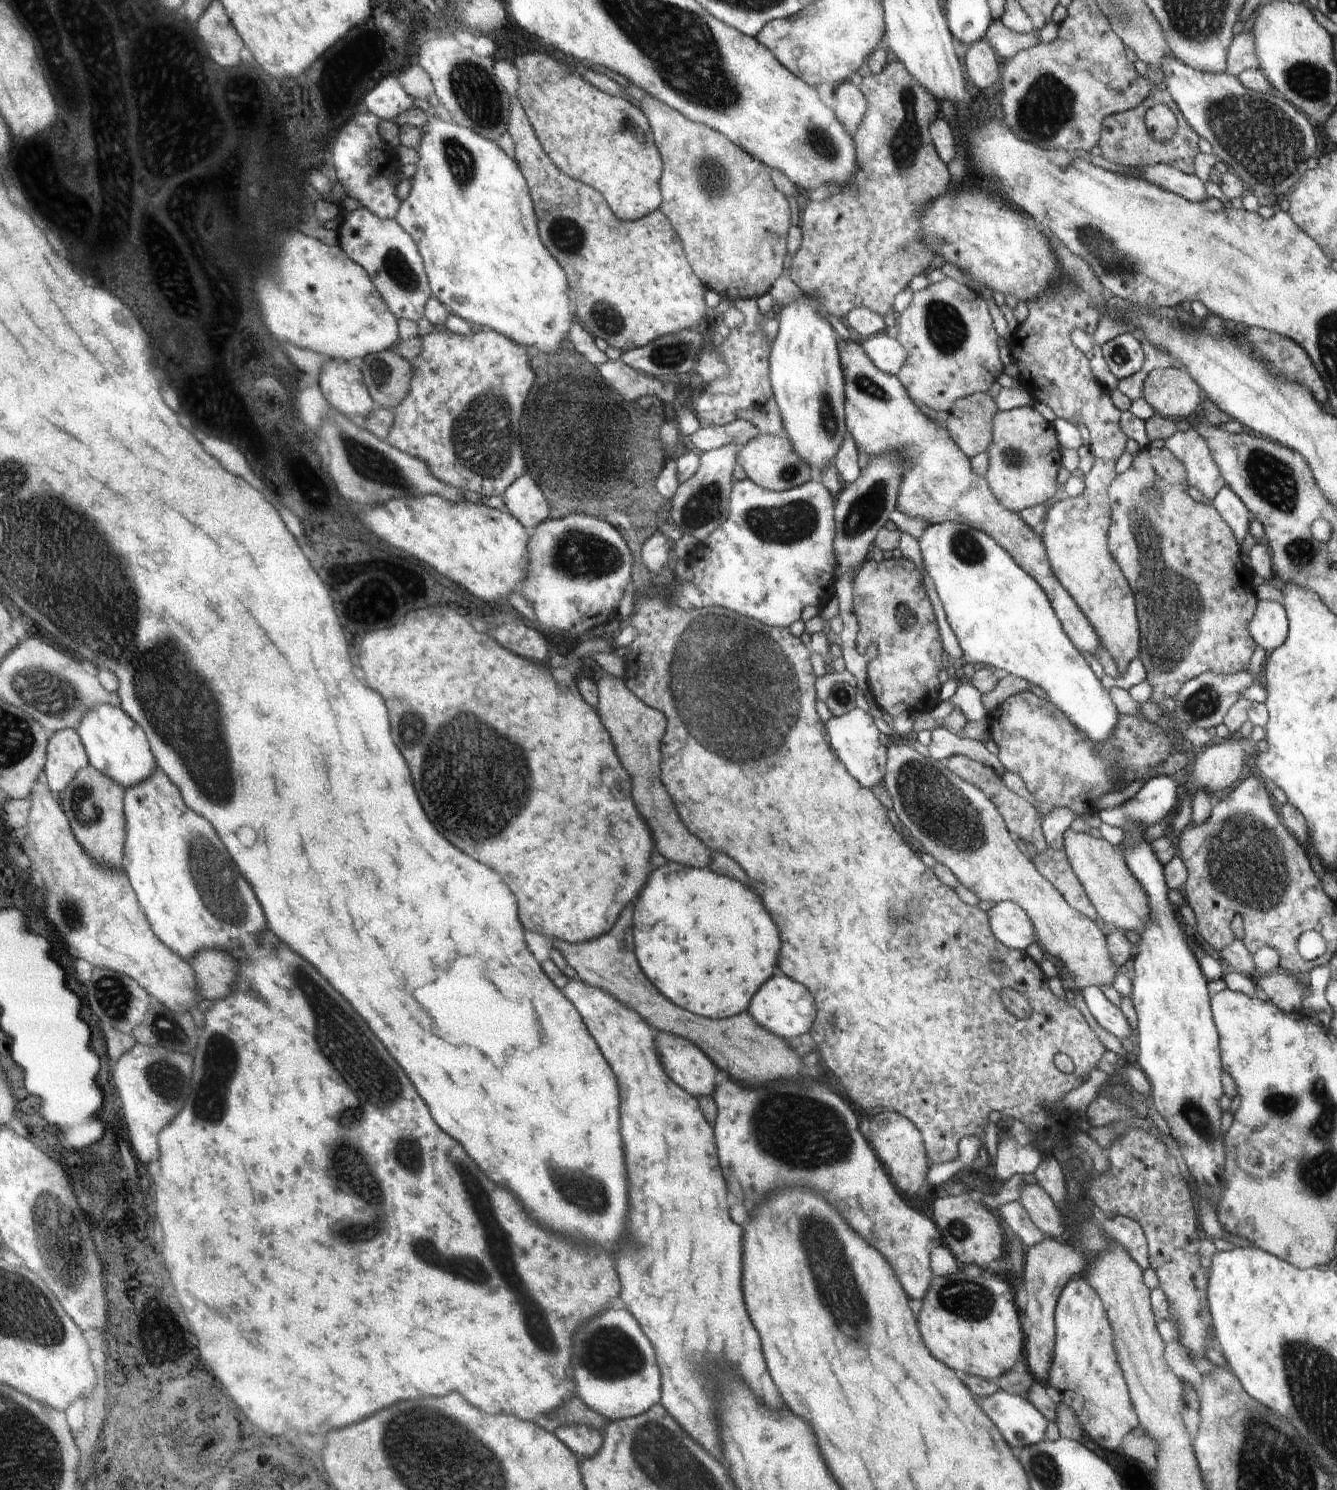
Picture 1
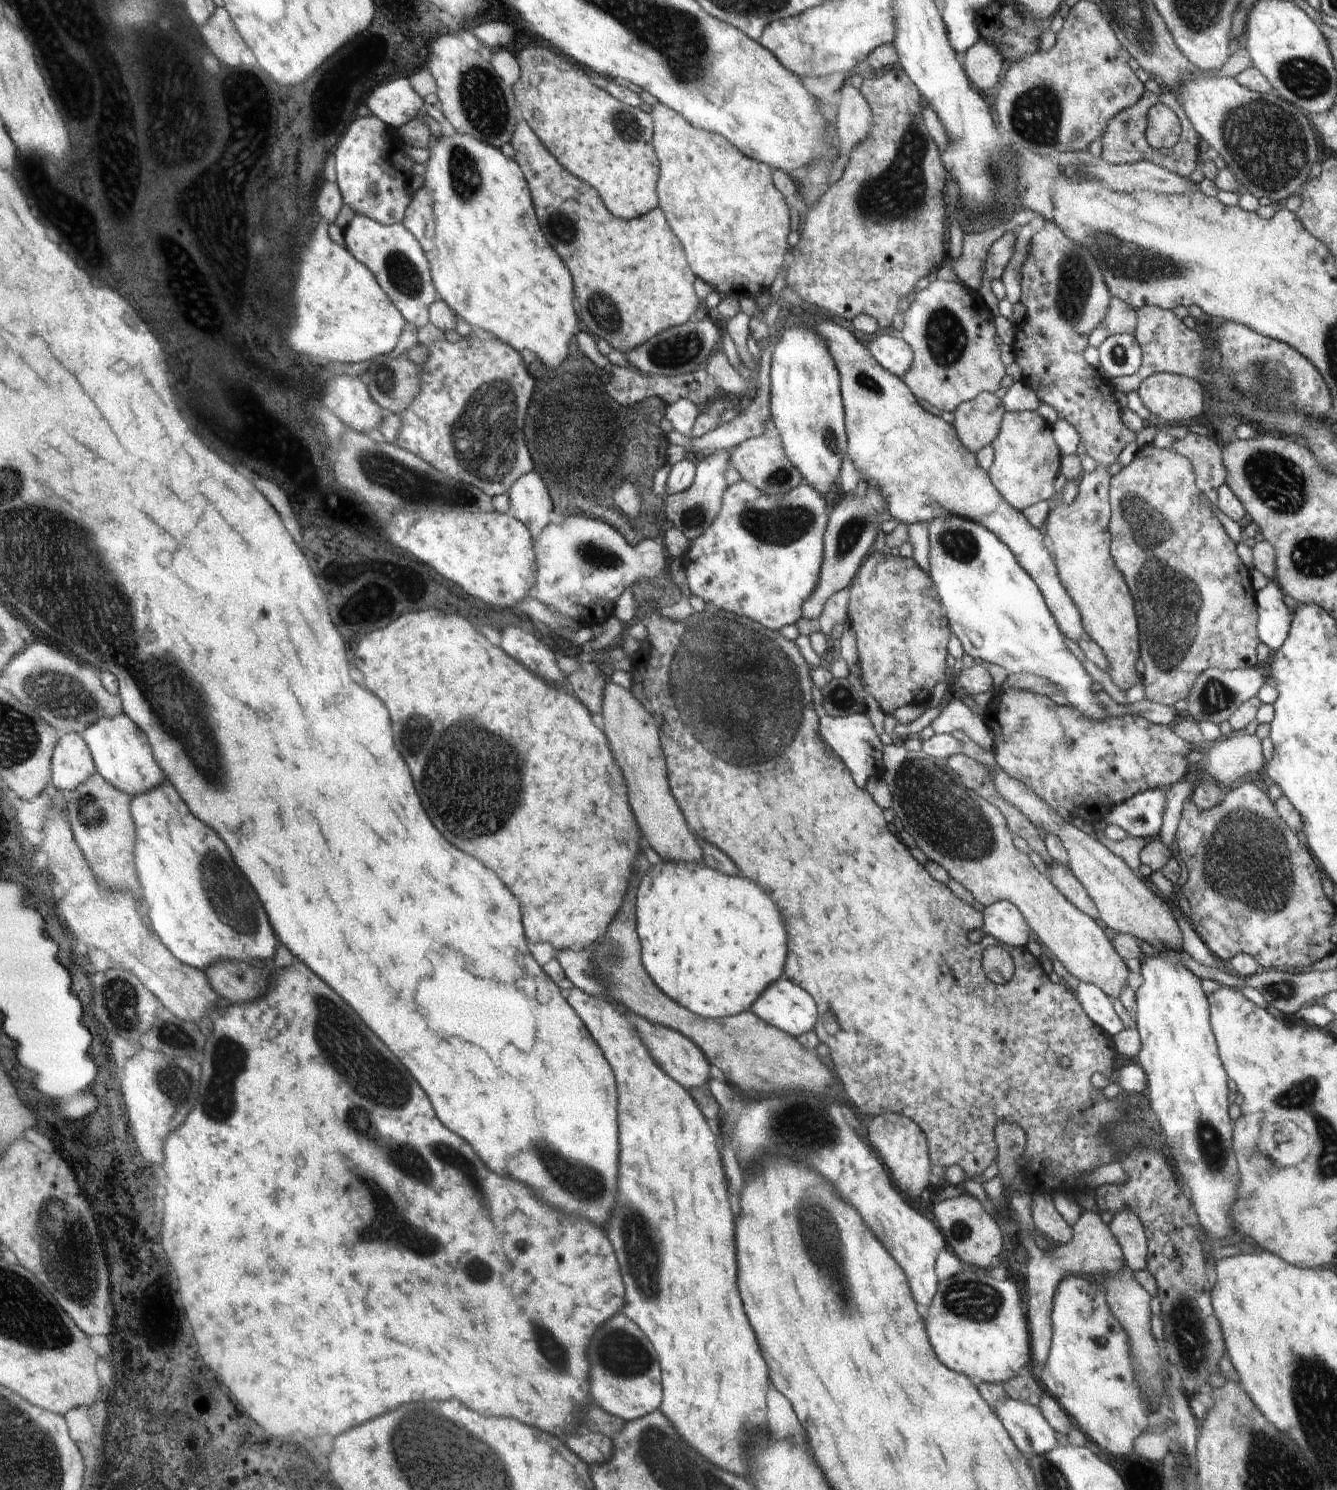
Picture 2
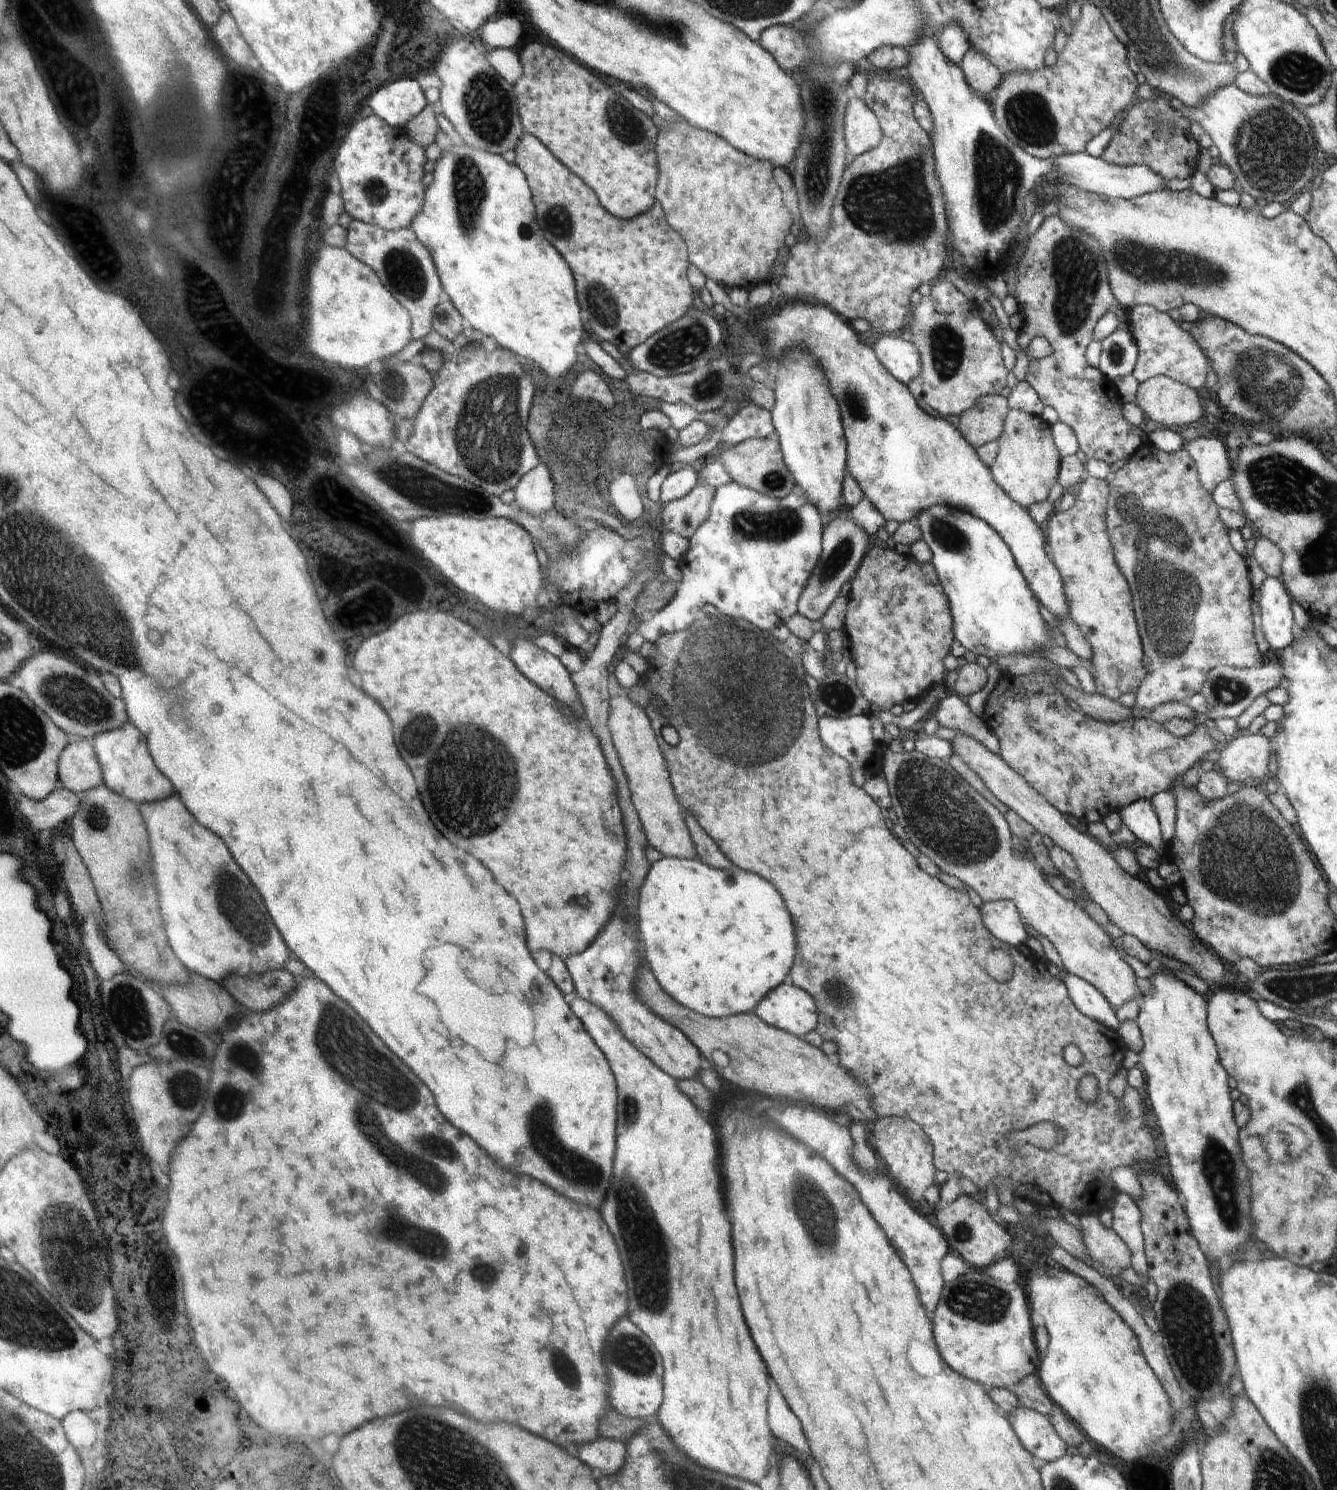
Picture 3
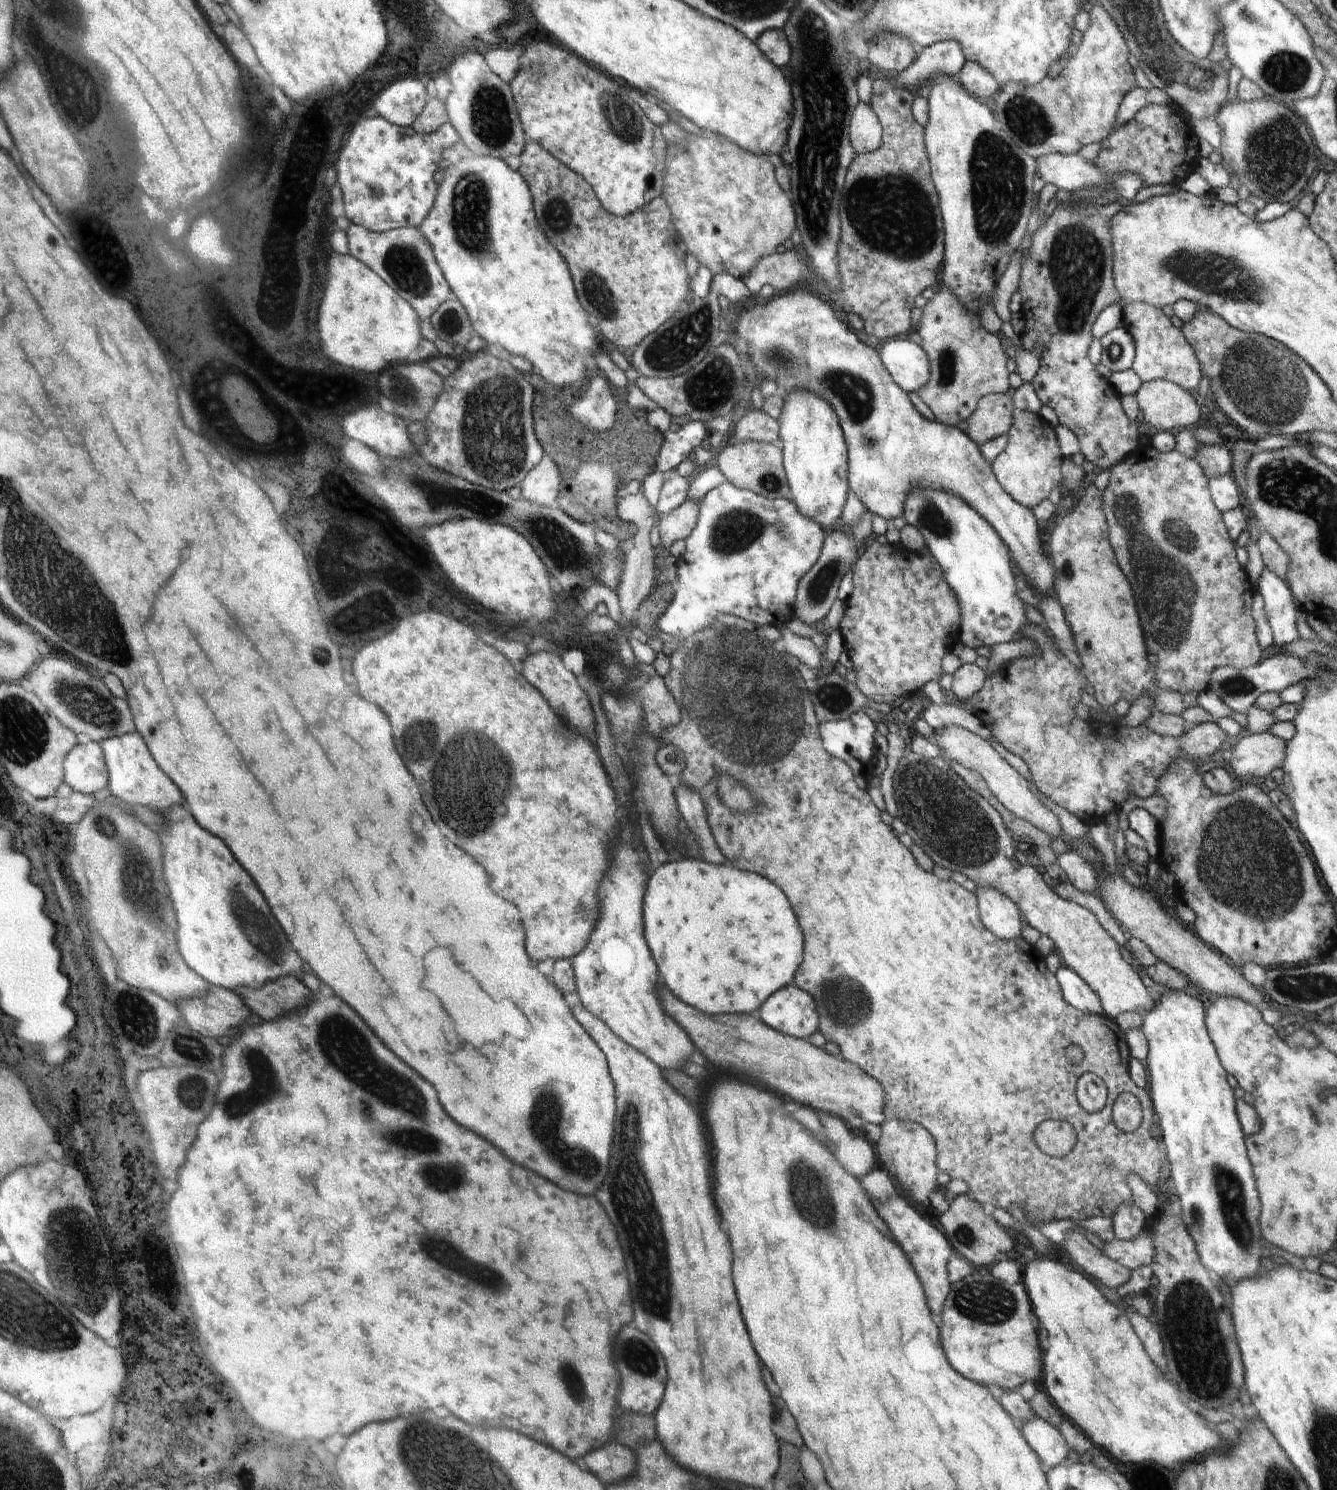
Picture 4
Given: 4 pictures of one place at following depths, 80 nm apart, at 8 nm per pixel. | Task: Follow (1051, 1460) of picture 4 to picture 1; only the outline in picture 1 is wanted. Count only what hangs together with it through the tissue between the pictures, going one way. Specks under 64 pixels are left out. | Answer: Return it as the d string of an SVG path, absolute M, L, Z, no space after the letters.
M999 1389L992 1396L980 1398L980 1404L982 1410L994 1418L998 1430L1006 1434L1006 1440L1018 1450L1018 1454L1024 1446L1046 1441L1048 1421L1026 1398Z

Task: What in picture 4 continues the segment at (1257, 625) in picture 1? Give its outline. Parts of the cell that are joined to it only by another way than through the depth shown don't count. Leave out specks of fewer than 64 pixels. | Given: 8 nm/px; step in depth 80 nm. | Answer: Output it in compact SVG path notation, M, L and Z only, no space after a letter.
M1268 568L1262 570L1256 589L1264 599L1266 618L1274 638L1273 645L1283 648L1299 636L1295 616L1298 606L1286 582L1272 574Z

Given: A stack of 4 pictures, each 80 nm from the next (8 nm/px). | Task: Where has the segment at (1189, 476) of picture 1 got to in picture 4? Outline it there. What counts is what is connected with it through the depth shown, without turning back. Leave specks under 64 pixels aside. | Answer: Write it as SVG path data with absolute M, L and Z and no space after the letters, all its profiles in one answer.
M1205 443L1198 444L1194 459L1202 468L1202 472L1204 472L1208 481L1231 473L1230 452L1222 444L1213 444L1212 446Z

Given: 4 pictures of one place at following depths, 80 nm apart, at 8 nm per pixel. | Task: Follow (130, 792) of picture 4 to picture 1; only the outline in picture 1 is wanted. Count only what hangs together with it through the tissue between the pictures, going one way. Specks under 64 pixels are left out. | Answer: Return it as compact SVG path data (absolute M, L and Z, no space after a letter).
M102 705L90 711L78 732L89 751L91 764L128 789L150 780L159 769L149 735L123 707Z

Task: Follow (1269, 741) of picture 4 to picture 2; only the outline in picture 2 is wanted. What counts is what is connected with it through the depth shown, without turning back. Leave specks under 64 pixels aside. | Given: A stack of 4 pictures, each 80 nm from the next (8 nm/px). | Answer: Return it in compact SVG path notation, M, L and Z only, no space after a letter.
M1234 734L1232 738L1216 740L1204 747L1204 754L1207 758L1200 767L1219 786L1230 786L1243 776L1261 779L1261 773L1263 773L1266 766L1261 740L1256 735Z

